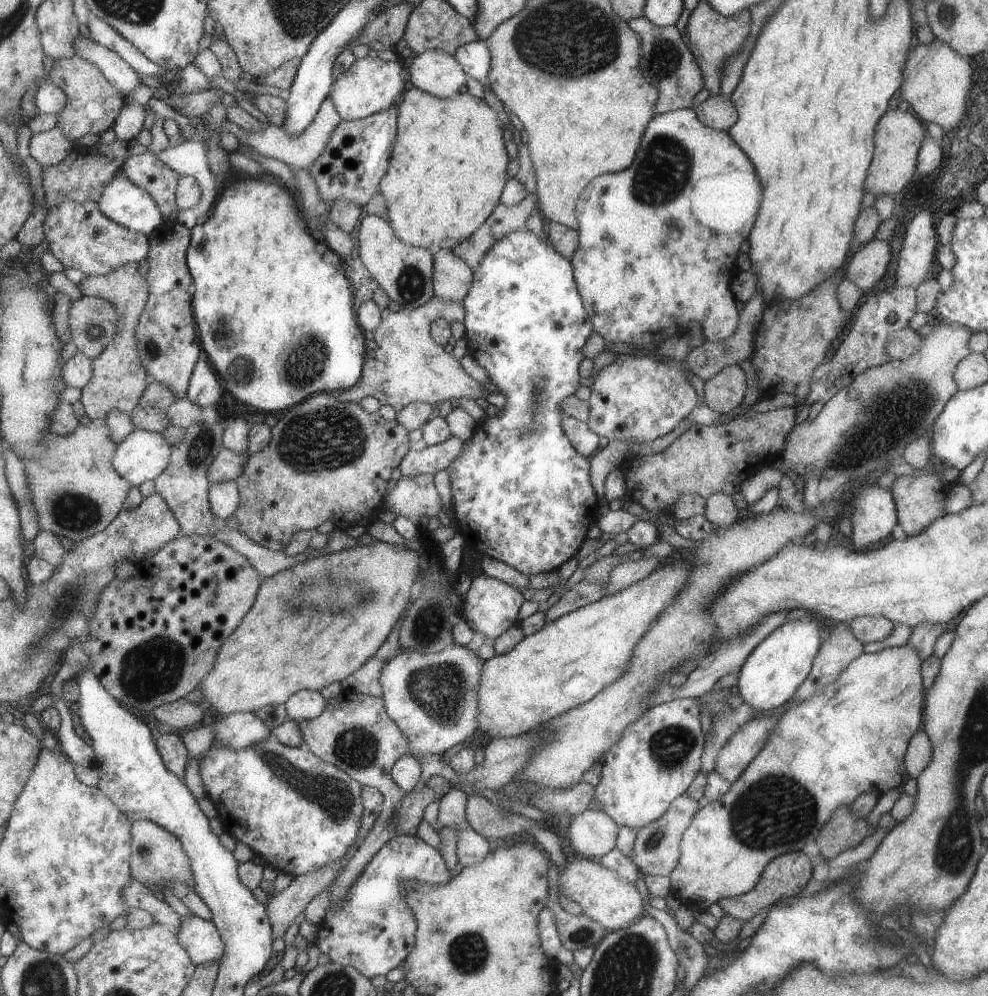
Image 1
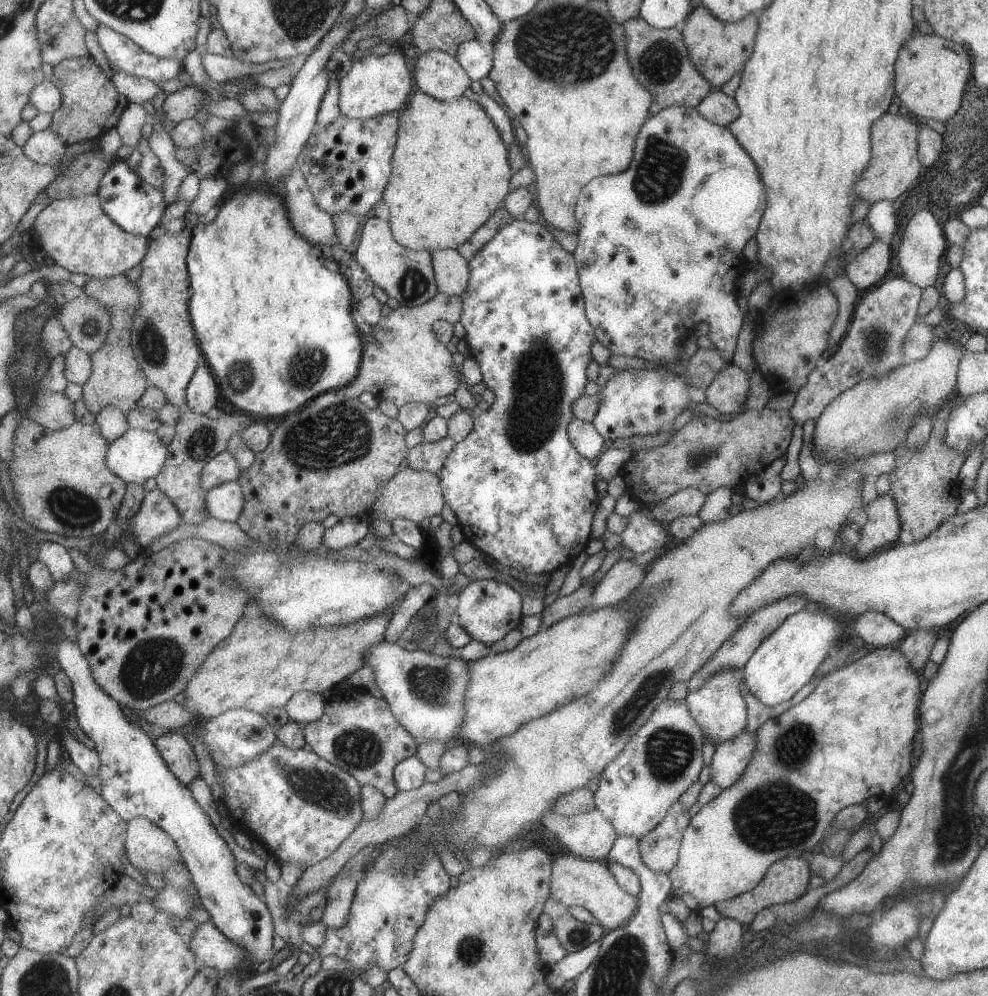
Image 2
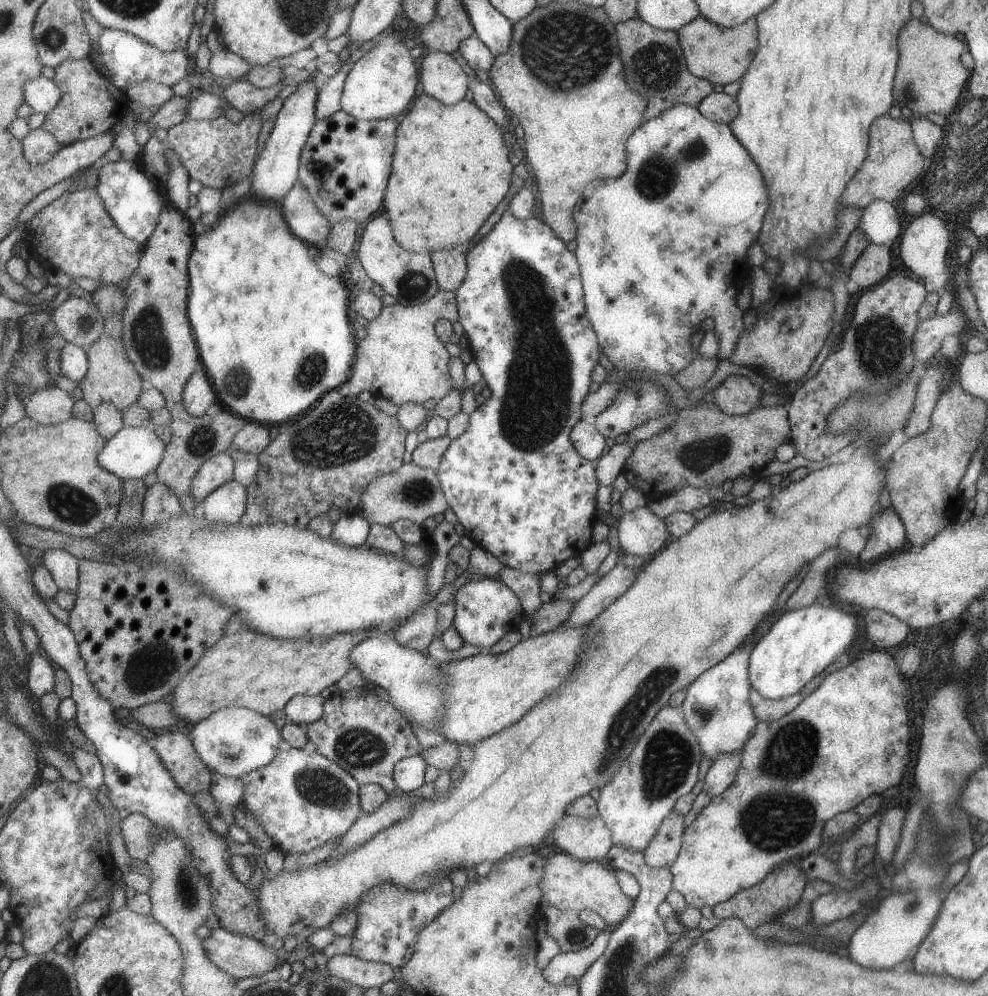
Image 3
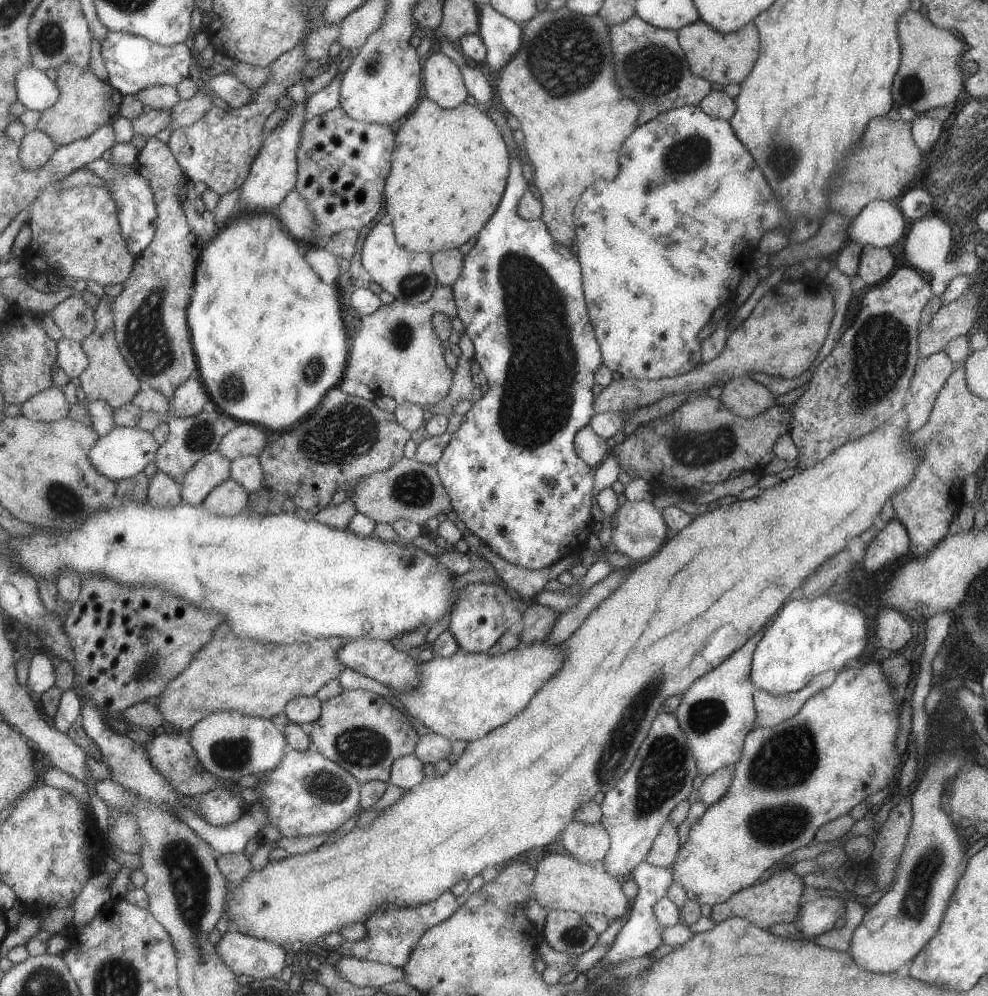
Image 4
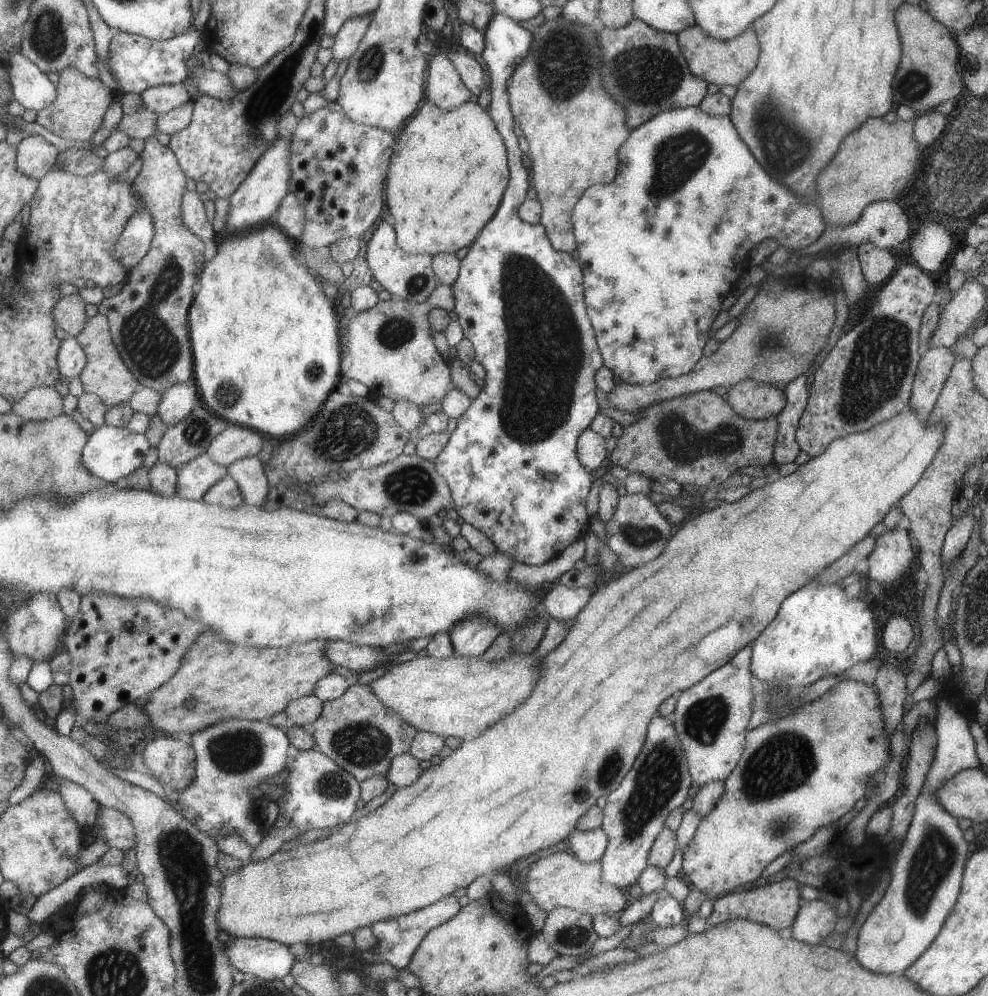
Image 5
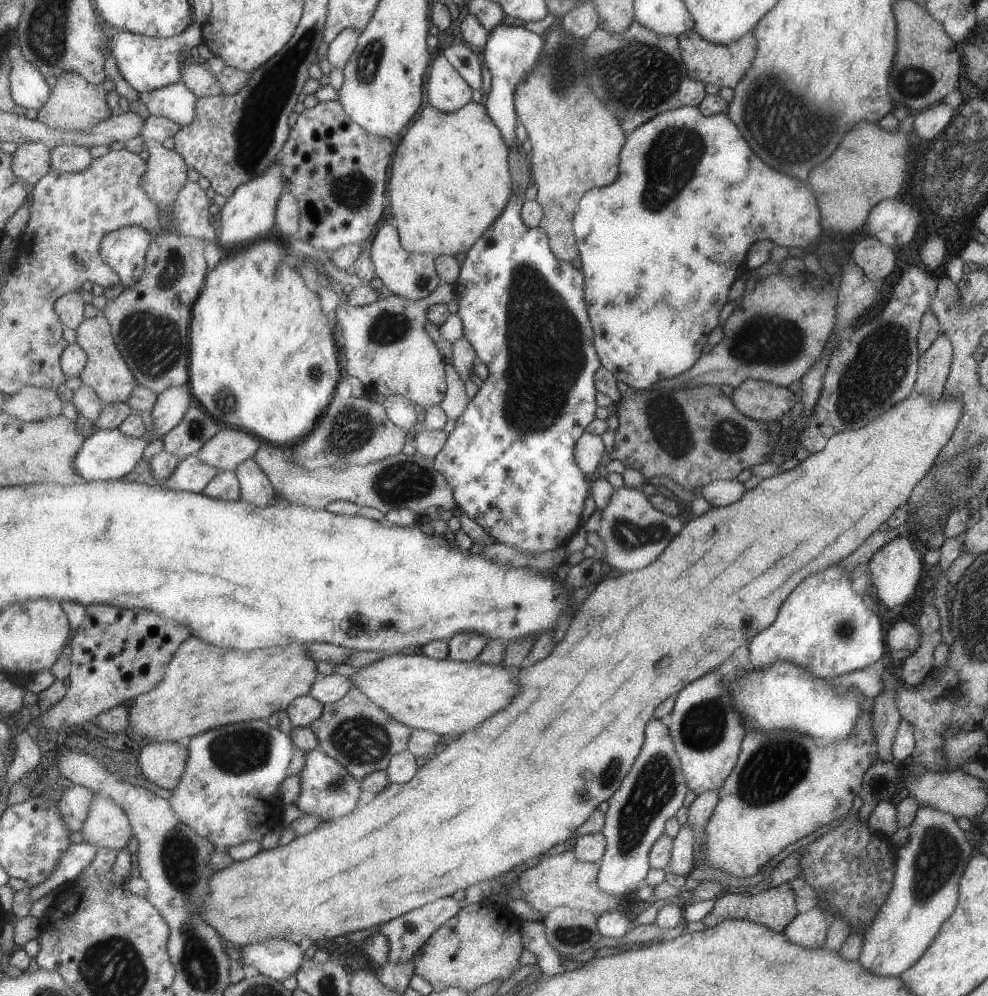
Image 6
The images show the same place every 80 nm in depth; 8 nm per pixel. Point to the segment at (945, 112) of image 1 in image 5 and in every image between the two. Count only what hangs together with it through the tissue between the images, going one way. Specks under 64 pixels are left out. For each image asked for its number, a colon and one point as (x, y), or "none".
2: (933, 72)
3: (931, 77)
4: (930, 75)
5: (929, 74)

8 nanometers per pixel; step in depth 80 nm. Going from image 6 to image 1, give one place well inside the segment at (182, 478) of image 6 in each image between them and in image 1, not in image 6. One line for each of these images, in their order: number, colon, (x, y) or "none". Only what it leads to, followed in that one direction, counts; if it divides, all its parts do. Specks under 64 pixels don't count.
1: (229, 465)
2: (223, 468)
3: (220, 469)
4: (213, 470)
5: (195, 479)

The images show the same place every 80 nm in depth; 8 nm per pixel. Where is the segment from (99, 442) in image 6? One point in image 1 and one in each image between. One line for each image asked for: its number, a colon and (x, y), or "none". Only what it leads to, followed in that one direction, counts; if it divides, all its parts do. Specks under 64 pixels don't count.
1: (144, 455)
2: (138, 455)
3: (134, 452)
4: (125, 452)
5: (113, 453)

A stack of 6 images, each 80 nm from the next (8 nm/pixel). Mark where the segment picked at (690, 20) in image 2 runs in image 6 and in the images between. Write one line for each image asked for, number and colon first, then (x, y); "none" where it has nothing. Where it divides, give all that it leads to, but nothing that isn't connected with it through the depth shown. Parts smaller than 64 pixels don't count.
3: (721, 55)
4: (726, 59)
5: (729, 63)
6: (720, 65)

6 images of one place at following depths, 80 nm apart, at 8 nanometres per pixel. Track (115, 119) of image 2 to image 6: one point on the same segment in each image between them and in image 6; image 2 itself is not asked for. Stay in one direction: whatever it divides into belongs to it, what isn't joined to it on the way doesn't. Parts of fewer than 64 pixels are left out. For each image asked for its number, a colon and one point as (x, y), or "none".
3: (91, 104)
4: (87, 103)
5: (80, 110)
6: (75, 105)

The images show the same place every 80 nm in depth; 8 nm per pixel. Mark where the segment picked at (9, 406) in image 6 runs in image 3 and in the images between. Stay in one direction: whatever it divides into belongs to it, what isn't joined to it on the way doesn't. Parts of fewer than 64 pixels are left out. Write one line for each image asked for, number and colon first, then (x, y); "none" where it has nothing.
3: (50, 406)
4: (51, 404)
5: (42, 403)

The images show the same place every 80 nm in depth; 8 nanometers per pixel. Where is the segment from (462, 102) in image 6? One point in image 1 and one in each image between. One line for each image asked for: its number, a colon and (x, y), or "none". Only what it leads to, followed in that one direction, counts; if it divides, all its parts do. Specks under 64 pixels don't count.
1: (436, 71)
2: (438, 73)
3: (442, 78)
4: (444, 82)
5: (445, 87)

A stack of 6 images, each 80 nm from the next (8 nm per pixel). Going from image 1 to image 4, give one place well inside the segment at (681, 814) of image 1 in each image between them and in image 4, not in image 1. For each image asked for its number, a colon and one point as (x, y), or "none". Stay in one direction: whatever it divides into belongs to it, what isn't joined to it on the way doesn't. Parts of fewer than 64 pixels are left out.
2: (658, 847)
3: (661, 852)
4: (662, 852)

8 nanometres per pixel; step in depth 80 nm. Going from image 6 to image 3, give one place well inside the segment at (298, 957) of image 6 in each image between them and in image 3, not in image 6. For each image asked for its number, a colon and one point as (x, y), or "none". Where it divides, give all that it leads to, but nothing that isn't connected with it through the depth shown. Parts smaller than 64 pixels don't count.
3: (241, 957)
4: (245, 954)
5: (271, 960)

